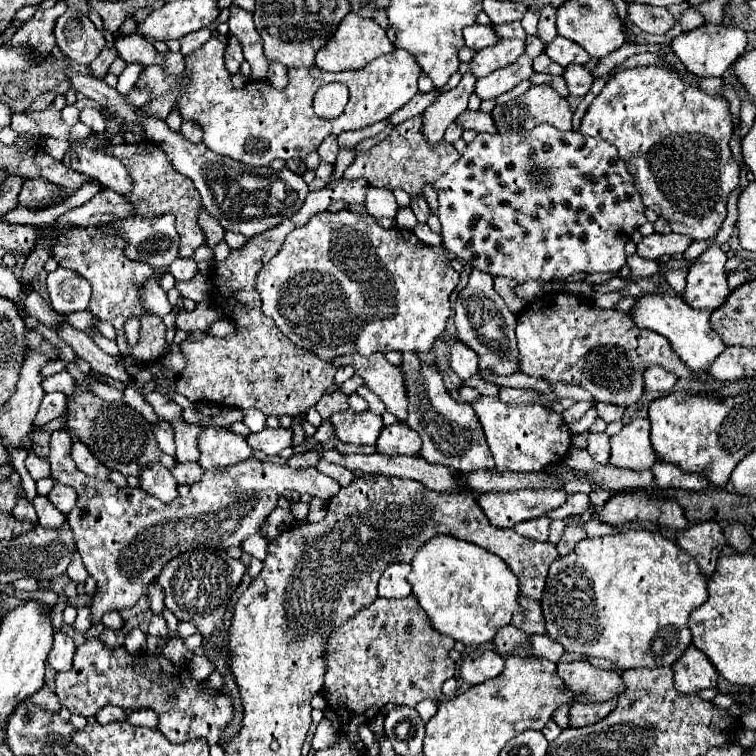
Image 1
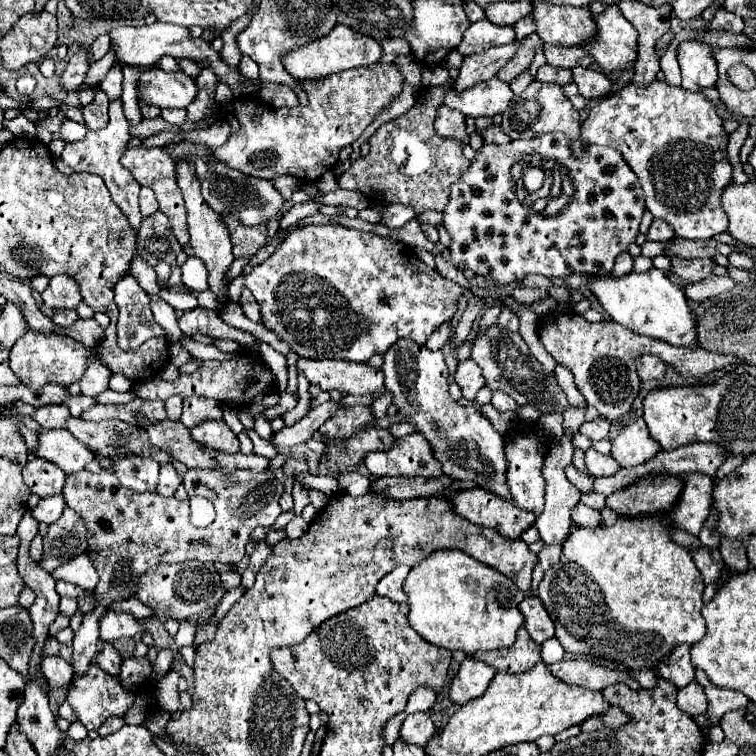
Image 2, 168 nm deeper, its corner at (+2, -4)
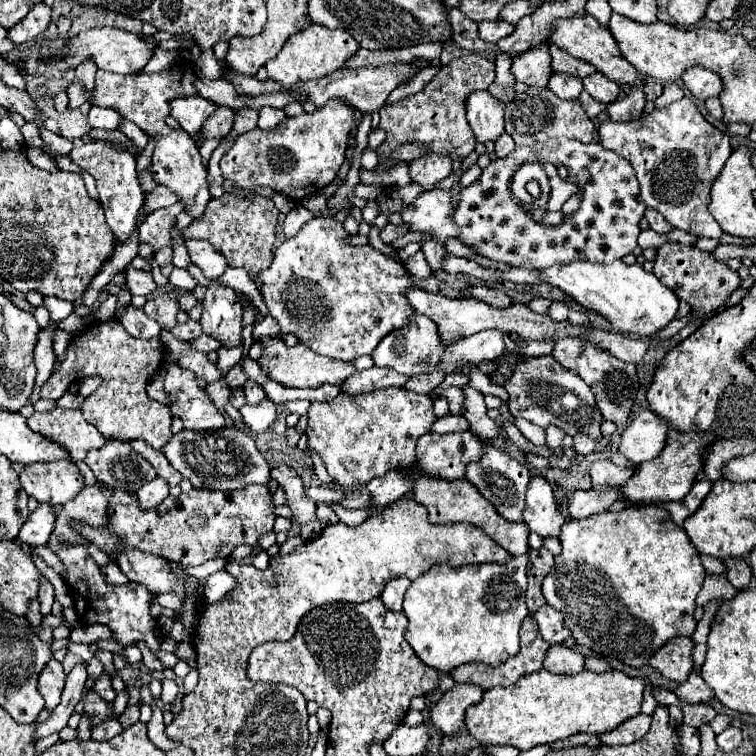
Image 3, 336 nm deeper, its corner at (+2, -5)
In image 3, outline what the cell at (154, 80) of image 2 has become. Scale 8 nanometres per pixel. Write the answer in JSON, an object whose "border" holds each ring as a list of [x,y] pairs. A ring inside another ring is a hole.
{"border":[[[195,95],[189,99],[175,99],[171,103],[171,115],[179,121],[179,125],[191,135],[191,139],[197,143],[197,147],[201,147],[203,143],[203,123],[215,113],[217,105]]]}

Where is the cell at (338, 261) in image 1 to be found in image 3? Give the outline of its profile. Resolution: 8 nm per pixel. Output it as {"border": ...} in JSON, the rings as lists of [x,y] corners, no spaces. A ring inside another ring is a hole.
{"border":[[[331,217],[311,219],[295,237],[285,239],[277,247],[271,267],[259,273],[263,283],[259,291],[269,307],[269,313],[279,321],[281,333],[295,333],[311,351],[341,361],[353,361],[355,357],[371,353],[389,331],[407,325],[413,315],[413,307],[403,295],[405,289],[413,287],[405,267],[375,251],[371,245],[343,245],[347,235],[349,233],[343,225],[335,223]]]}

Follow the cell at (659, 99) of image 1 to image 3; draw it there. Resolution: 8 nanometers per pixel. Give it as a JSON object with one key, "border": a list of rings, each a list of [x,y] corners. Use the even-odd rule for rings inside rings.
{"border":[[[683,97],[681,101],[675,101],[665,109],[655,109],[651,115],[643,113],[639,121],[615,123],[609,119],[609,121],[601,123],[599,137],[601,137],[601,145],[605,149],[615,151],[619,157],[623,157],[631,163],[631,167],[635,169],[639,187],[641,187],[641,197],[647,207],[657,209],[675,229],[683,229],[697,237],[711,237],[711,239],[721,237],[721,229],[713,221],[713,215],[707,209],[709,189],[711,189],[713,181],[717,179],[717,175],[721,173],[721,169],[733,149],[731,149],[729,137],[725,133],[721,133],[719,129],[715,129],[711,123],[707,123],[691,99]]]}

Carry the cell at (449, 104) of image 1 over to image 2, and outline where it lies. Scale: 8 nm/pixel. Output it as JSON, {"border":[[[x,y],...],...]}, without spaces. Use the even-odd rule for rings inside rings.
{"border":[[[515,40],[513,44],[507,44],[507,46],[489,48],[487,52],[465,56],[461,72],[459,72],[459,76],[455,78],[455,84],[453,84],[455,90],[463,92],[463,90],[467,90],[467,88],[471,88],[479,82],[493,78],[499,72],[499,68],[503,68],[505,62],[515,54],[517,46],[519,46],[519,42]]]}

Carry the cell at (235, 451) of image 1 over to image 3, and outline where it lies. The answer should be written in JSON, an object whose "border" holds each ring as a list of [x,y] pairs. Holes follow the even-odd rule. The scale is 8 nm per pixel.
{"border":[[[179,365],[165,369],[165,393],[171,397],[169,411],[193,431],[209,431],[225,425],[225,417],[209,399],[195,373]]]}

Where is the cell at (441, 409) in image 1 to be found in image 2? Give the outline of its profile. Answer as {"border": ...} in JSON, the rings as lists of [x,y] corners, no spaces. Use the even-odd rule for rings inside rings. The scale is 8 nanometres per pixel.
{"border":[[[397,340],[387,352],[381,366],[385,374],[385,388],[393,394],[393,404],[403,422],[411,424],[431,444],[443,474],[457,480],[471,480],[485,490],[511,498],[505,482],[505,452],[503,436],[495,432],[491,422],[475,408],[463,406],[449,396],[447,366],[439,350],[427,350],[413,340]]]}

